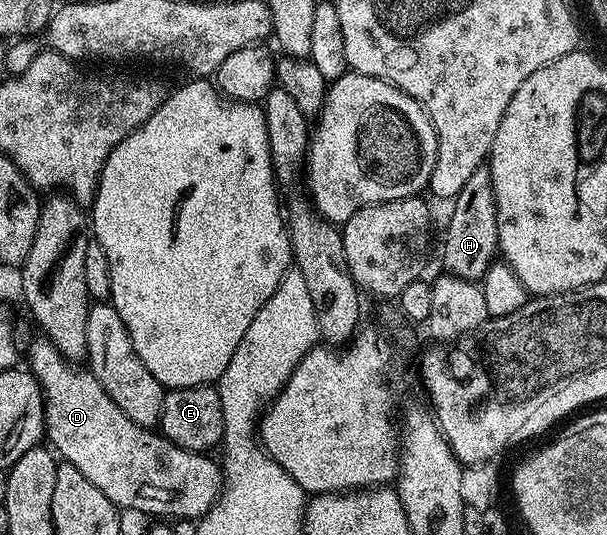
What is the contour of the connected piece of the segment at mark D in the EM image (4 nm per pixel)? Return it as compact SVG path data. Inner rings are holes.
M39 339L28 349L27 368L36 376L36 382L40 384L40 389L44 393L44 431L47 440L50 442L51 448L63 460L69 461L74 467L78 467L78 471L82 471L82 475L86 475L86 479L90 479L90 483L94 483L94 487L98 487L98 491L102 491L102 495L106 495L106 499L110 499L115 503L117 509L124 510L134 508L137 511L142 511L148 514L152 519L179 519L191 518L199 519L205 517L210 511L210 507L215 505L220 498L220 490L224 488L224 474L221 466L216 465L211 461L211 456L203 453L192 453L189 449L178 447L170 439L166 439L164 434L157 431L155 428L143 429L138 423L134 423L134 419L130 419L120 410L118 403L114 403L114 399L110 399L110 395L106 395L106 391L102 387L102 383L98 383L98 379L92 374L91 368L81 367L79 364L68 361L58 351L58 347L54 347L54 343L47 339Z

